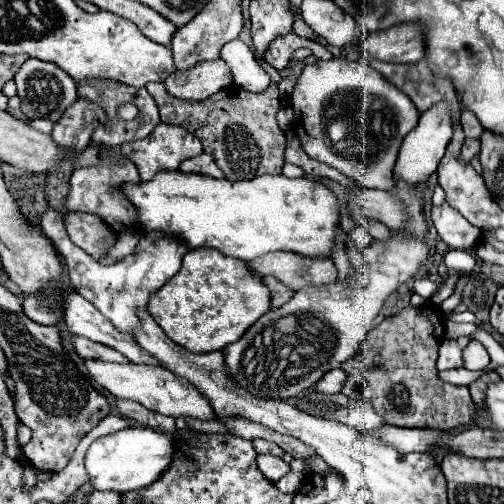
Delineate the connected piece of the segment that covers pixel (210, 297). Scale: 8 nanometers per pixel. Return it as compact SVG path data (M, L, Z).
M196 248L196 252L188 252L180 272L148 300L148 312L166 336L190 352L224 350L268 310L270 292L264 288L262 278L252 276L244 262L220 256L214 248Z

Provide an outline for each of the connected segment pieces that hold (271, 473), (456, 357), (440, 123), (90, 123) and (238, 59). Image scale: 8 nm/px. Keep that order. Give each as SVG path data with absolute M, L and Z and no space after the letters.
M260 454L258 468L270 482L278 482L282 476L286 476L290 472L290 466L282 458L276 458L272 454Z
M468 338L444 340L440 344L440 354L438 354L436 368L438 370L452 370L452 368L464 366L464 362L462 362L462 350L468 346L468 342L470 342Z
M440 102L420 116L418 126L402 142L402 148L394 166L394 178L406 182L408 186L418 186L422 182L428 182L430 174L436 172L450 138L452 138L452 116L450 116L448 104Z
M78 98L54 124L52 138L58 146L80 152L90 144L94 128L98 128L106 120L108 116L98 104L90 102L88 98Z
M240 40L226 42L220 50L220 58L230 66L236 86L250 92L264 92L264 88L268 88L270 76L256 62L252 50L244 42Z

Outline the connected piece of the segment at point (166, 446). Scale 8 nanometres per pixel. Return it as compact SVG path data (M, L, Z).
M128 426L120 432L108 434L96 440L86 454L86 470L90 474L90 484L96 490L116 490L116 492L130 492L156 482L162 472L166 472L172 464L172 456L176 450L176 442L156 432L148 426Z

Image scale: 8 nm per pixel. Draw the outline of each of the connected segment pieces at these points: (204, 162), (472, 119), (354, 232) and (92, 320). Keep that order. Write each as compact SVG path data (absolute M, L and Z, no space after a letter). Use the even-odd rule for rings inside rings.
M200 154L196 158L184 160L180 170L186 174L204 174L204 176L212 176L212 178L224 178L224 172L216 166L214 158L208 154Z
M468 110L462 112L460 124L462 124L462 130L464 130L464 134L466 134L468 138L478 138L478 136L484 132L482 126L480 126L480 122L478 122L478 118L476 118L472 112L468 112Z
M356 225L348 234L358 247L370 245L374 238L362 226Z
M78 292L64 294L64 322L72 334L86 336L94 342L106 344L122 352L130 362L162 366L154 356L148 356L148 352L140 348L140 344L136 344L134 336L116 330L114 324L110 324L110 320L104 314L100 314L94 308L94 304L90 304Z

